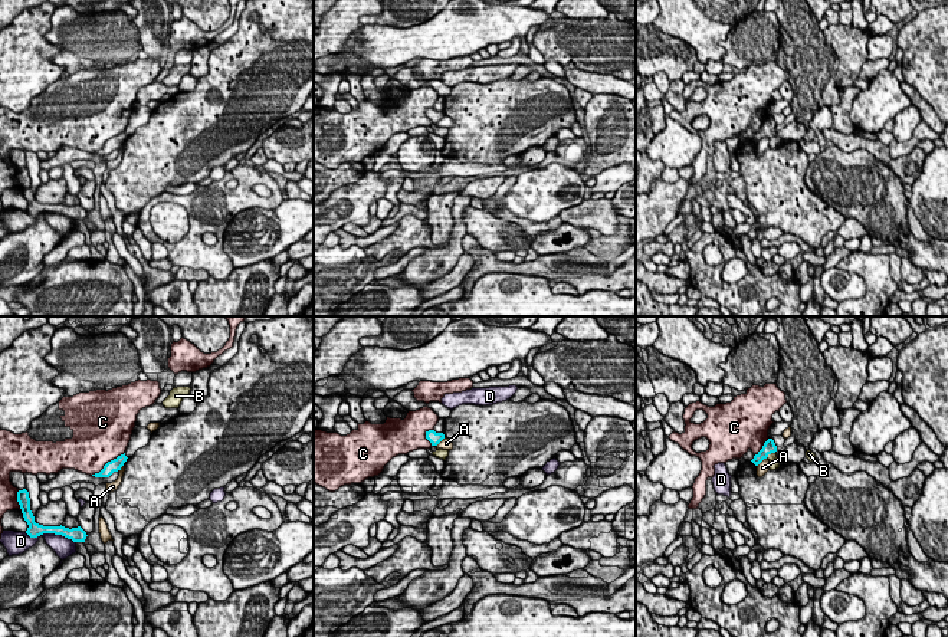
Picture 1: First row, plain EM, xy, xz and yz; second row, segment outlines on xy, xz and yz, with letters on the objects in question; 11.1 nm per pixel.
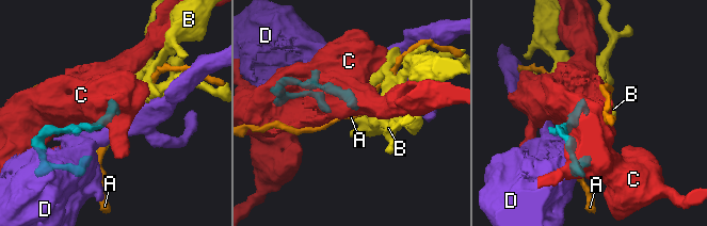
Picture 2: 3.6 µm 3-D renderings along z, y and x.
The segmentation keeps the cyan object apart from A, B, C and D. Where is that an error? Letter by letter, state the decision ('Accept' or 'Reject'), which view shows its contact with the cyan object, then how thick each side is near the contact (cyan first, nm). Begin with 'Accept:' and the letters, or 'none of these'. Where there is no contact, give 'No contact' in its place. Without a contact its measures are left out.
Accept: B
A: Reject. Touches cyan in yz. Thickness 140 nm (cyan) against 140 nm
B: Accept. Touches cyan in yz. Thickness 140 nm (cyan) against 130 nm
C: Reject. Touches cyan in xy. Thickness 140 nm (cyan) against 500 nm
D: Reject. Touches cyan in xy. Thickness 160 nm (cyan) against 220 nm

